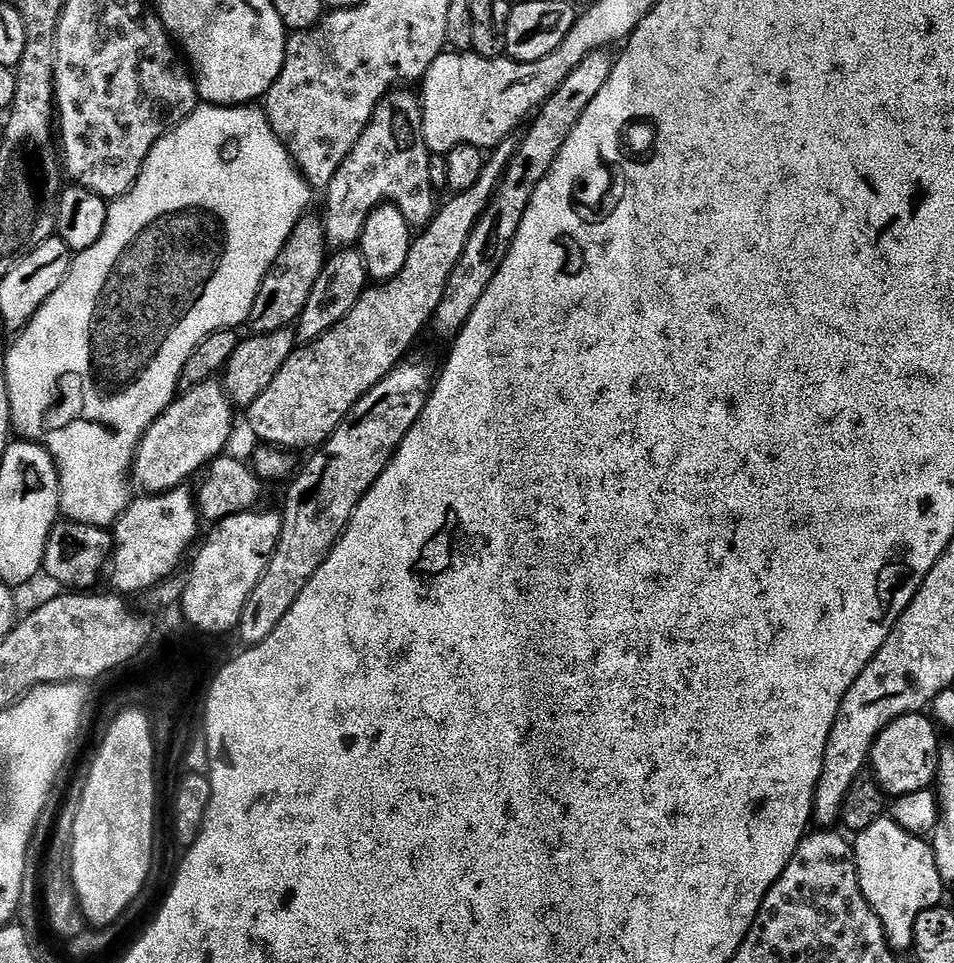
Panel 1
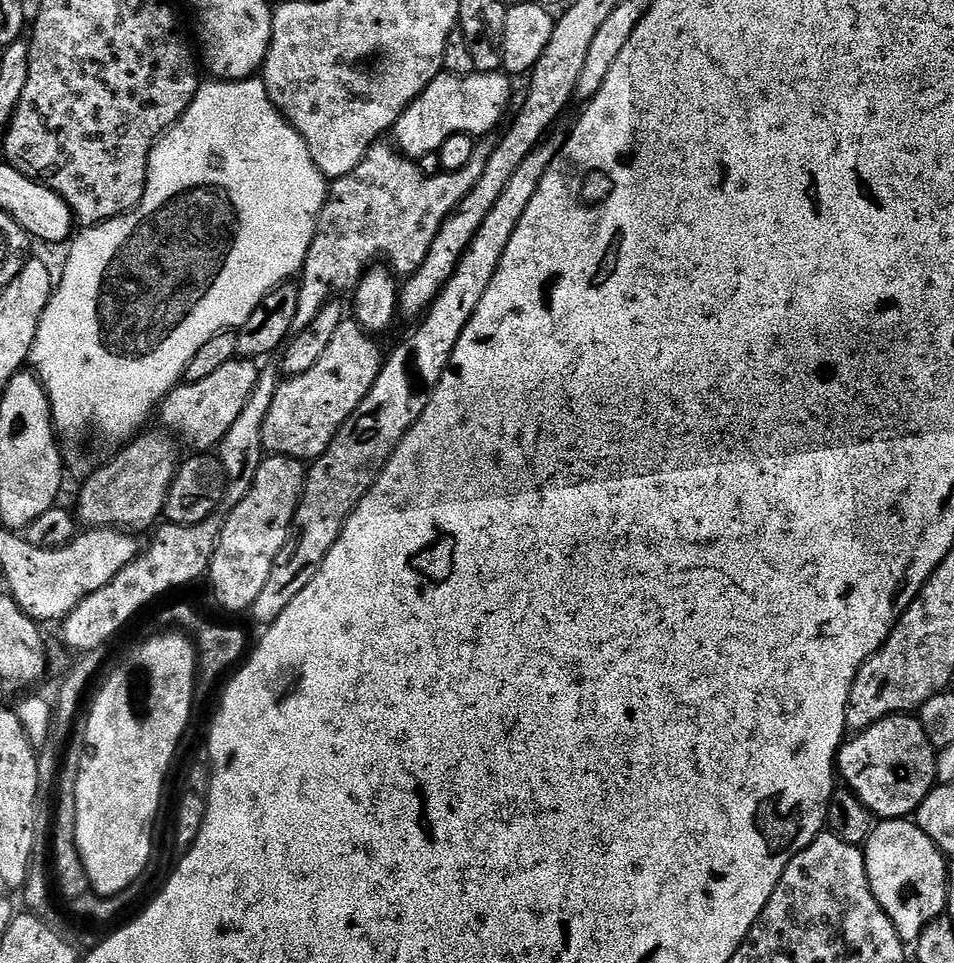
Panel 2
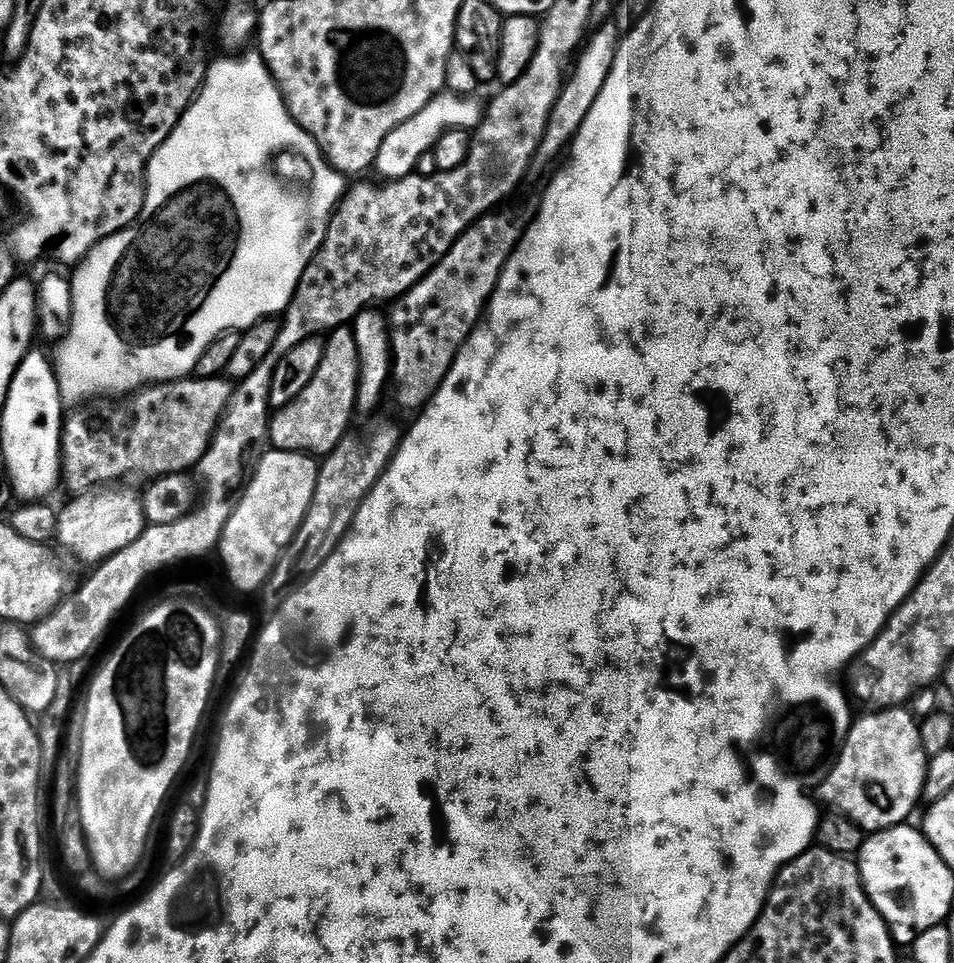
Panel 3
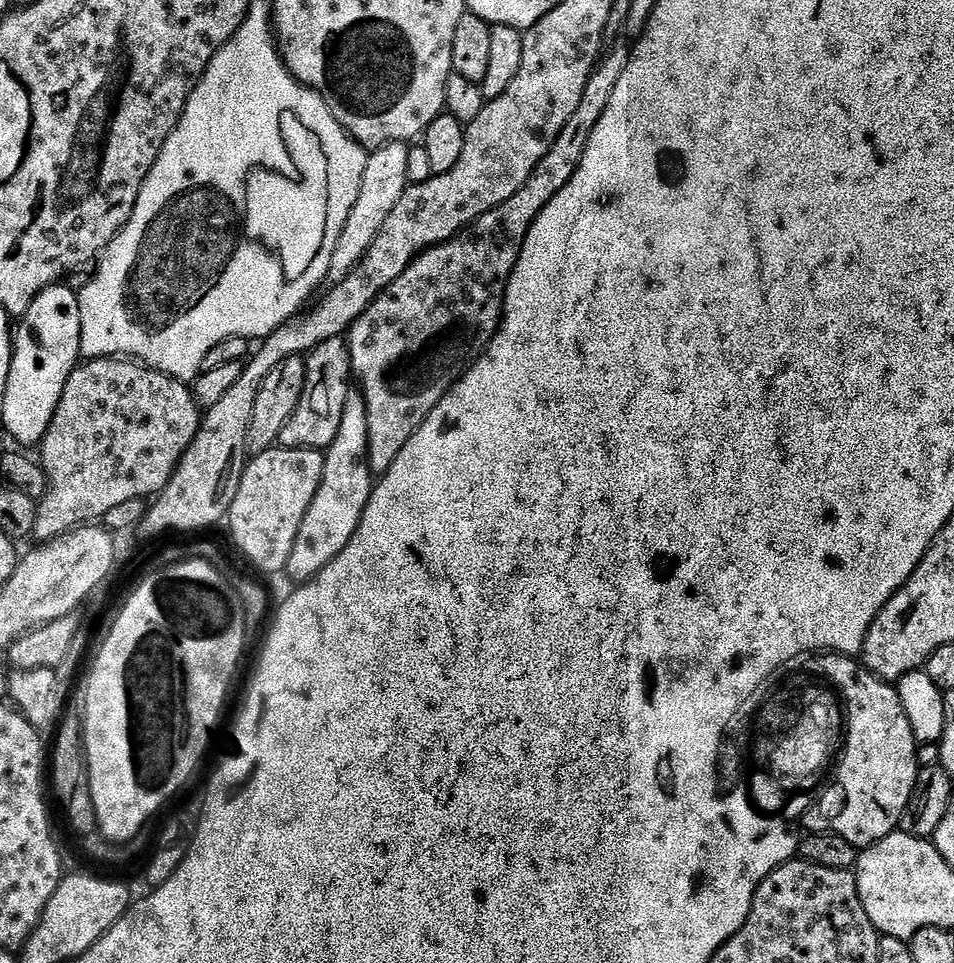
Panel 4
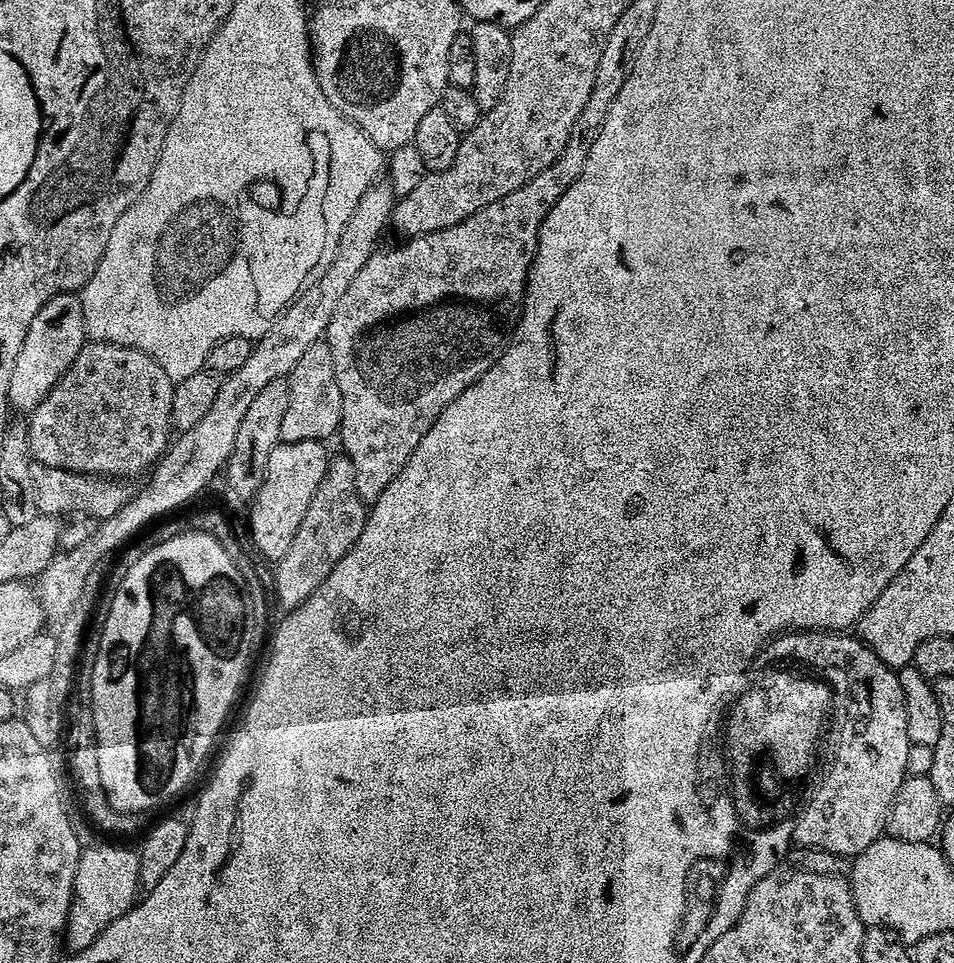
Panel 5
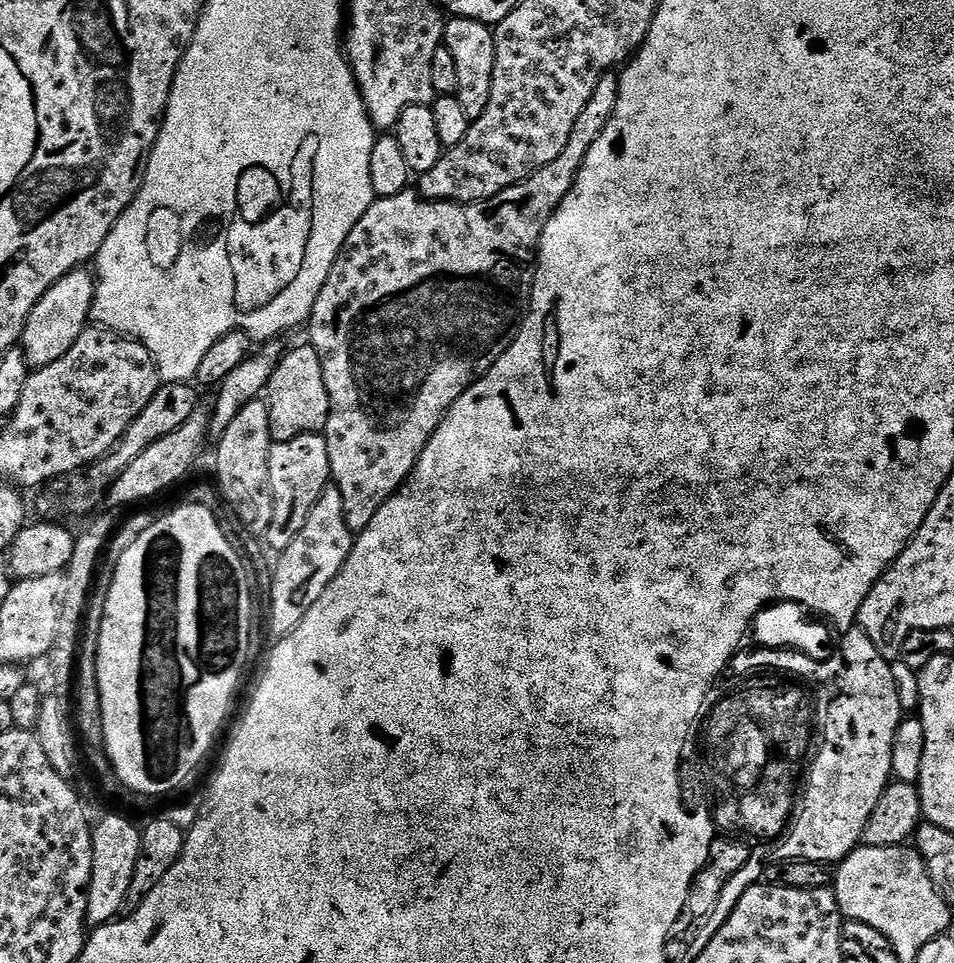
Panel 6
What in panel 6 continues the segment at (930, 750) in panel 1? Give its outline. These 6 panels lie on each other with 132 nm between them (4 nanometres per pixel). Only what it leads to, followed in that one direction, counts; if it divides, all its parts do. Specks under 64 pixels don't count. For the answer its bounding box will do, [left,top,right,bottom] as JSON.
[762,626,902,865]

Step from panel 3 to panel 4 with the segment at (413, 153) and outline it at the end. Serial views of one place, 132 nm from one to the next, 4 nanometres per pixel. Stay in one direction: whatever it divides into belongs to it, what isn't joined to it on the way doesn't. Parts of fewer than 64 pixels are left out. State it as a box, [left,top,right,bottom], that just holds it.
[326,143,410,285]

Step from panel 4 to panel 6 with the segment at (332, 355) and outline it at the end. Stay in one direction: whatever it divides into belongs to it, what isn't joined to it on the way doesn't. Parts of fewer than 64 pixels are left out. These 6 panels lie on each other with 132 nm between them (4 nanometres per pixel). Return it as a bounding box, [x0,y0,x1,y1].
[266,342,330,443]

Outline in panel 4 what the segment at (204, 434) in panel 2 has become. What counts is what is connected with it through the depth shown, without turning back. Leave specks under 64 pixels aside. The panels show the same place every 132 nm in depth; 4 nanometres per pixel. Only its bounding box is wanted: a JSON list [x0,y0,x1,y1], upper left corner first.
[32,358,202,542]

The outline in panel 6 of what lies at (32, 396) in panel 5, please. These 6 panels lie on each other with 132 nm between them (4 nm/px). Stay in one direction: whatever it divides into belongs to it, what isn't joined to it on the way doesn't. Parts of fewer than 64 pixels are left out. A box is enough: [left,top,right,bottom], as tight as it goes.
[22,272,96,369]

